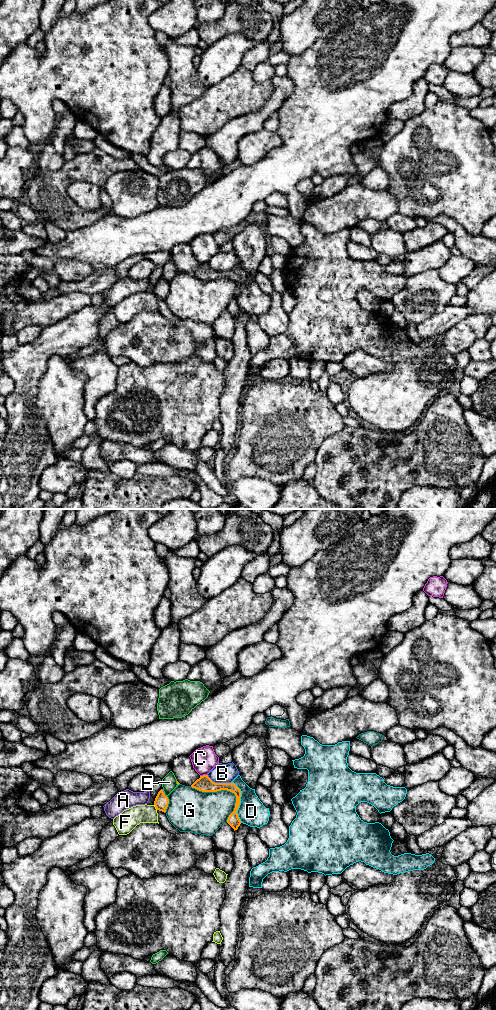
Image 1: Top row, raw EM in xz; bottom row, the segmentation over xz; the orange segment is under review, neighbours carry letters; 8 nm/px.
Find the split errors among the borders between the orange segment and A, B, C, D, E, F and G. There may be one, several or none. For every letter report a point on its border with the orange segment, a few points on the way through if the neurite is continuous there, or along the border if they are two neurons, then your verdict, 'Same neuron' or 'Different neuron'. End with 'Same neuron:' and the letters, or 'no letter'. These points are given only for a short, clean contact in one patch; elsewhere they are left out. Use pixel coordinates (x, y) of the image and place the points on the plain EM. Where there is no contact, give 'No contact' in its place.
A: Touches orange at xz (162, 279). Different neuron
B: Touches orange at xz (219, 271). Different neuron
C: Touches orange at xz (203, 263). Boundary: xz (206, 262), (200, 264). Different neuron
D: Touches orange at xz (239, 290). Different neuron
E: Touches orange at xz (164, 282). Different neuron
F: Touches orange at xz (155, 294). Different neuron
G: Touches orange at xz (226, 277). Different neuron
Same neuron: no letter

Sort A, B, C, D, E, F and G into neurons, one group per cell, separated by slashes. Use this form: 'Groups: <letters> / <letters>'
Groups: A / B / C / D / E / F / G

